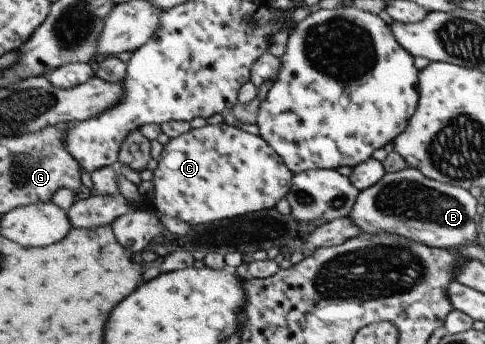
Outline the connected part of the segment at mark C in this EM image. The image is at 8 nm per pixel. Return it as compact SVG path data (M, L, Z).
M226 123L218 125L208 125L201 128L192 128L188 133L184 133L177 138L171 138L170 141L164 146L162 157L158 160L158 165L153 172L153 183L155 190L153 193L152 206L154 210L162 215L170 215L170 217L178 217L183 219L184 222L192 225L206 225L206 223L221 222L224 219L240 218L243 215L253 214L257 211L273 210L280 199L286 199L290 193L290 188L293 186L293 171L290 171L289 164L278 155L277 151L259 134L253 135L248 131L242 131L238 127L227 125Z

